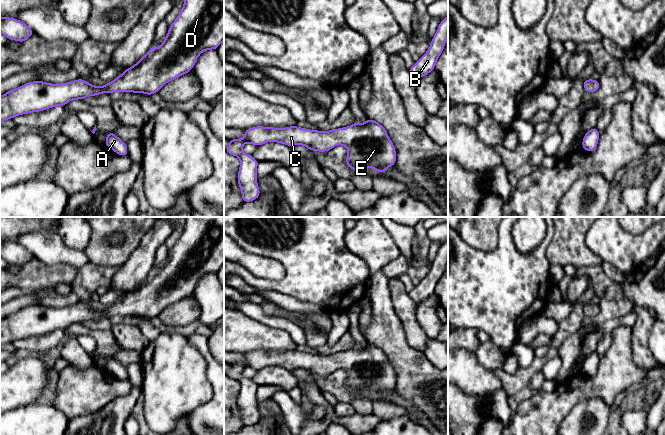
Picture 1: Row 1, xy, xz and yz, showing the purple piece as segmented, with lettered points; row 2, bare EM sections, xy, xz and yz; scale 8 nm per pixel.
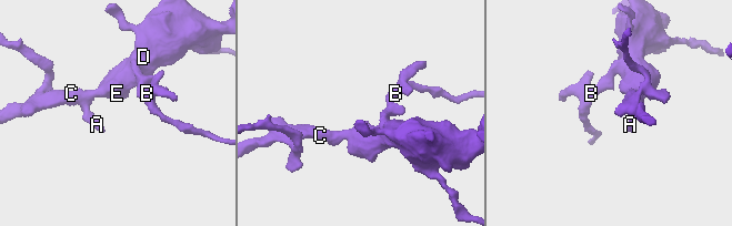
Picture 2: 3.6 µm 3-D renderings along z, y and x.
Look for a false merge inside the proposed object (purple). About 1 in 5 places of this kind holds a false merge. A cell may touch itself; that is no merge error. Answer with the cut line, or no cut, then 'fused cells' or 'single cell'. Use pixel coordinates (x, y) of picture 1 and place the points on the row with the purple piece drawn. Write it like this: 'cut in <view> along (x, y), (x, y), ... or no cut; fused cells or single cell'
no cut; single cell

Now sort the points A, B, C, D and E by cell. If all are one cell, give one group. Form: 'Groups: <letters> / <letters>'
Groups: A B C D E

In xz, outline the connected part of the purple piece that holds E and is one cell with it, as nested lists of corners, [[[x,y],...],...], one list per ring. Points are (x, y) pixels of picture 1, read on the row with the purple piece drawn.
[[[366,118],[363,124],[331,129],[327,132],[310,130],[296,126],[274,128],[255,126],[244,130],[244,139],[231,139],[225,151],[240,159],[237,175],[238,185],[244,203],[260,197],[257,184],[257,166],[259,161],[251,154],[244,154],[242,147],[246,143],[260,146],[268,142],[278,142],[289,147],[303,145],[311,151],[328,152],[336,145],[347,148],[346,165],[358,172],[370,167],[379,173],[385,173],[388,167],[396,163],[396,149],[387,130],[378,122]]]

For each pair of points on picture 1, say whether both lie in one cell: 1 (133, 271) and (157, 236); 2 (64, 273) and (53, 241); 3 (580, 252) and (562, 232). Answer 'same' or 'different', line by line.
1: same
2: different
3: same

